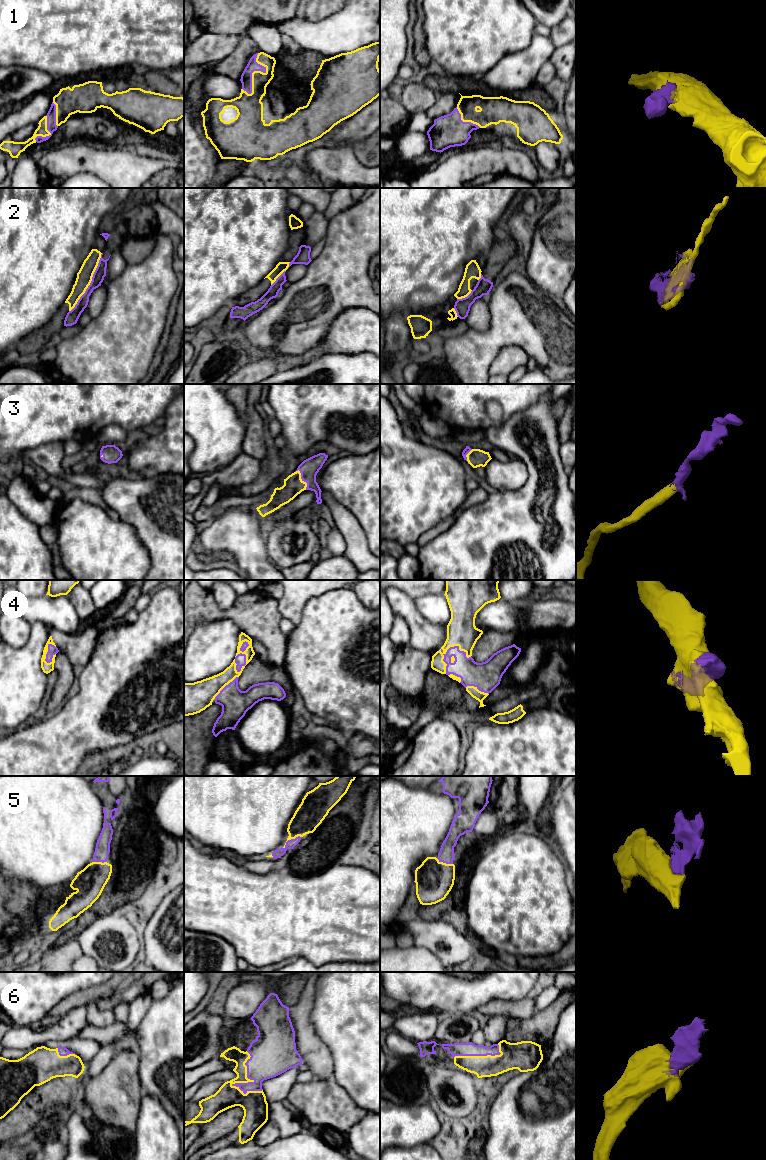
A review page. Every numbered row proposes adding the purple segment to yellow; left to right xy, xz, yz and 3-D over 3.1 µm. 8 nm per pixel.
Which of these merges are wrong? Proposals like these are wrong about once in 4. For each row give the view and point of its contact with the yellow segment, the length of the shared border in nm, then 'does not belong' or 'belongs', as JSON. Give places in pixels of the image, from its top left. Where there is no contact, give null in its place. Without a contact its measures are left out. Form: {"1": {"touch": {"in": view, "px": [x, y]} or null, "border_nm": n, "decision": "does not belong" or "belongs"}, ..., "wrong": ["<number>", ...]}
{"1": {"touch": {"in": "xz", "px": [257, 71]}, "border_nm": 340, "decision": "belongs"}, "2": {"touch": {"in": "xy", "px": [90, 282]}, "border_nm": 550, "decision": "does not belong"}, "3": {"touch": {"in": "xz", "px": [301, 479]}, "border_nm": 180, "decision": "belongs"}, "4": {"touch": {"in": "xz", "px": [246, 657]}, "border_nm": 280, "decision": "belongs"}, "5": {"touch": {"in": "xz", "px": [290, 839]}, "border_nm": 180, "decision": "belongs"}, "6": {"touch": {"in": "xz", "px": [249, 1079]}, "border_nm": 360, "decision": "belongs"}, "wrong": ["2"]}

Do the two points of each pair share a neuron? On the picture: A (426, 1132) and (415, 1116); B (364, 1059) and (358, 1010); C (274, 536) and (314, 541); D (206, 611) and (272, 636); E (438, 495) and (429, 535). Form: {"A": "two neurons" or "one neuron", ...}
{"A": "one neuron", "B": "one neuron", "C": "one neuron", "D": "one neuron", "E": "two neurons"}

